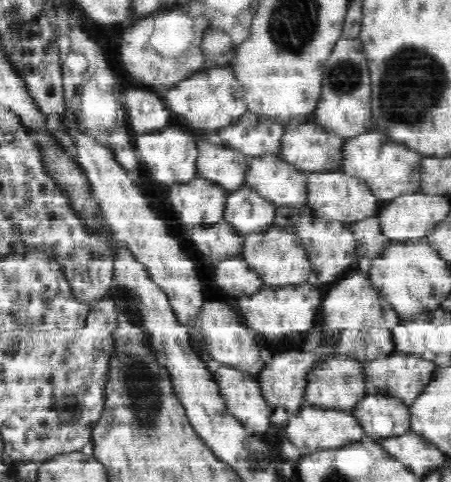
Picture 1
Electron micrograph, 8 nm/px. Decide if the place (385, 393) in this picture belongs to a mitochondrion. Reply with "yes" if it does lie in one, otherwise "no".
no

